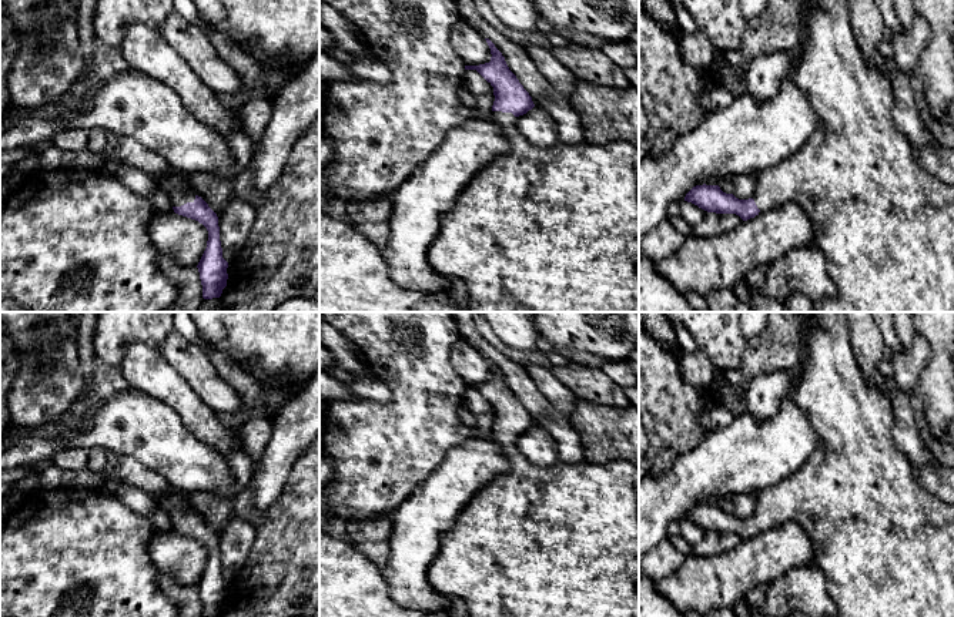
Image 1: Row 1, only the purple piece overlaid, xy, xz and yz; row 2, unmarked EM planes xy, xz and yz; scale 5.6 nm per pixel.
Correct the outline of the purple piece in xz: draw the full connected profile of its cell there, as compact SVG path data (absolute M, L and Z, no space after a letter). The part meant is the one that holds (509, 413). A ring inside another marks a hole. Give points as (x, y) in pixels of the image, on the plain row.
M489 358L485 359L491 368L491 380L465 385L465 389L476 389L493 406L492 436L509 463L509 472L496 476L482 487L462 507L455 524L442 534L439 553L426 573L429 584L445 597L461 598L466 604L468 617L639 617L639 591L636 590L639 583L639 469L627 460L612 460L606 465L559 462L548 467L530 463L518 449L516 437L535 426L532 416L509 389L502 372Z

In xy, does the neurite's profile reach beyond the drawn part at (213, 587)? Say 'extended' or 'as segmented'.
extended

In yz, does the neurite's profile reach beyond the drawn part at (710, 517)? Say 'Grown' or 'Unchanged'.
Grown

